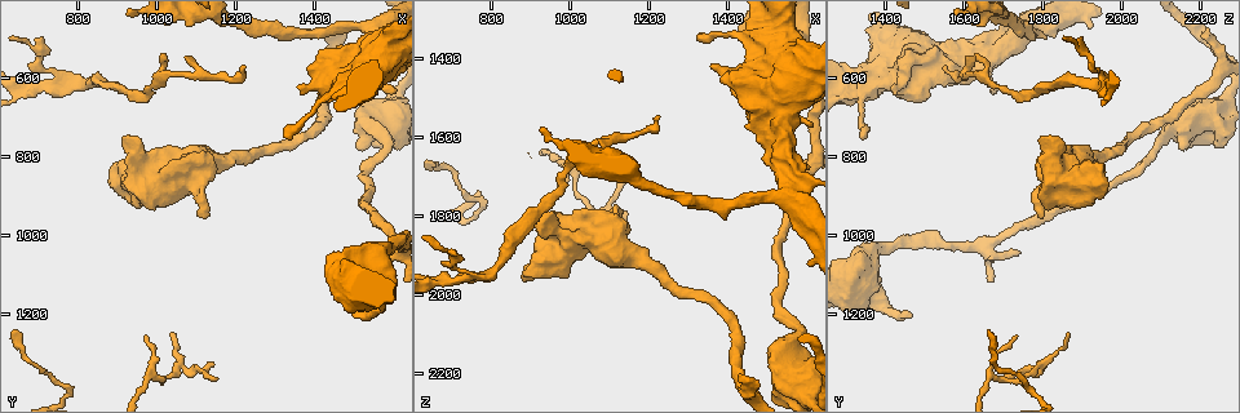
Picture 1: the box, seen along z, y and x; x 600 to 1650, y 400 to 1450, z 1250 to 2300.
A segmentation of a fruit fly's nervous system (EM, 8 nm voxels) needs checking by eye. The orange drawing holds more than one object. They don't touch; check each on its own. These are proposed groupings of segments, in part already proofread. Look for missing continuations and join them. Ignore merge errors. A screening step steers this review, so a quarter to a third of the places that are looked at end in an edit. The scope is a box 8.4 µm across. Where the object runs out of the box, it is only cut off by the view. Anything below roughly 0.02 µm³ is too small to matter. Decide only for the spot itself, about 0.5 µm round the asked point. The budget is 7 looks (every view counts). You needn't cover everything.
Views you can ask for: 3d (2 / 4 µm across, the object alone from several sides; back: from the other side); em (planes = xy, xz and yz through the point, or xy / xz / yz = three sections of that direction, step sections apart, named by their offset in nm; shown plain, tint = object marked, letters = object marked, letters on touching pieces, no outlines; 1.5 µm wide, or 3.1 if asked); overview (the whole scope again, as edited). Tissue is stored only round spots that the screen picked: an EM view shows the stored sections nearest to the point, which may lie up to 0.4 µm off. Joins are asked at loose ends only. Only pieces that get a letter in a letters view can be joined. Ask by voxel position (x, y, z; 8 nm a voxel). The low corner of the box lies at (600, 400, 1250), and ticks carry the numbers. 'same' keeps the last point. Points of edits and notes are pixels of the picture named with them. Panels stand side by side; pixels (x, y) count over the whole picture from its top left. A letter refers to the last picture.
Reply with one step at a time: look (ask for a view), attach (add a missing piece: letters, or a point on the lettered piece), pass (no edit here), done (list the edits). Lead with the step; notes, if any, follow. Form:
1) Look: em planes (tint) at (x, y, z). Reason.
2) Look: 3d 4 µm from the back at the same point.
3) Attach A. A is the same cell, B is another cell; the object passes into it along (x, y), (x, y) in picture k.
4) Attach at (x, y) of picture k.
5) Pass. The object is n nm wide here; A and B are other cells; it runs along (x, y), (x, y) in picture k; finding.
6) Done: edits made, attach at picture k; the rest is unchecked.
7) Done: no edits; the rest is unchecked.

Look: 3d 2 µm at (1505, 1205, 1460). Free end.

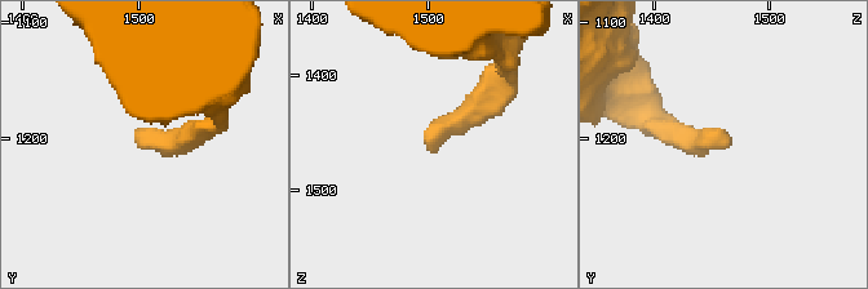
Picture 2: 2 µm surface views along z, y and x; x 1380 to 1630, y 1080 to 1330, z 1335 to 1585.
Look: em xy step 4 (letters) at (1502, 1208, 1464).

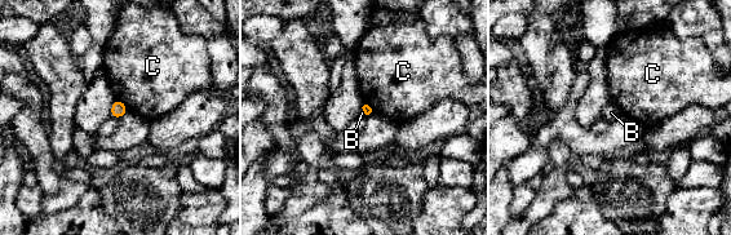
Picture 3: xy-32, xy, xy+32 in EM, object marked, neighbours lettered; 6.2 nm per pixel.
Look: em planes (letters) at the same point. Another direction.

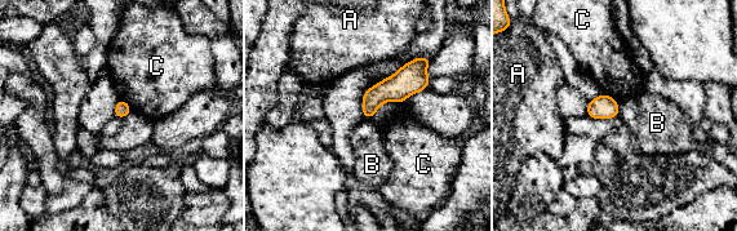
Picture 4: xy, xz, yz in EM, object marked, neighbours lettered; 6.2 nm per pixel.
Pass. A, B and C are other cells; it runs along (420, 61), (367, 112) in picture 4; no lettered piece goes on from it.

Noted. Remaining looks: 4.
Look: 3d 4 µm at (1365, 615, 1415). Stops while still wide.

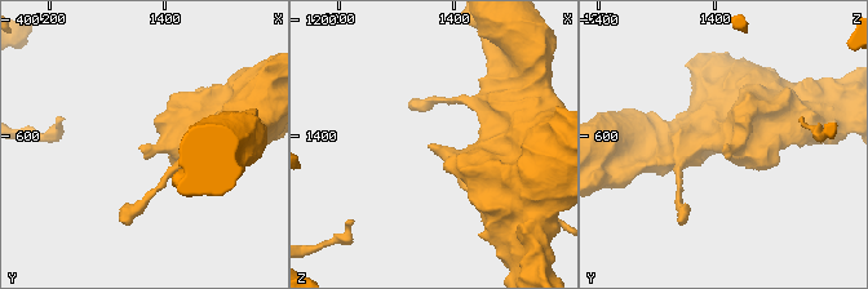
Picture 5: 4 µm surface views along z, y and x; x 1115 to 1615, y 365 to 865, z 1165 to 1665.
Look: em planes (plain) at (1355, 620, 1420).

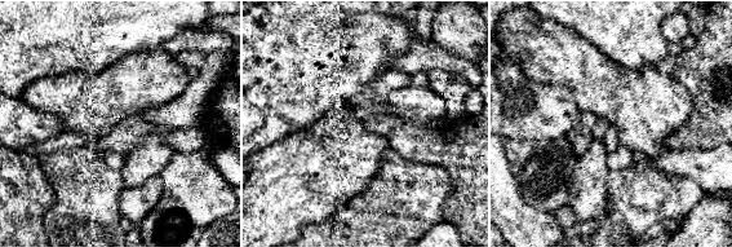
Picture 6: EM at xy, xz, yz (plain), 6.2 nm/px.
Look: em planes (letters) at the same point.

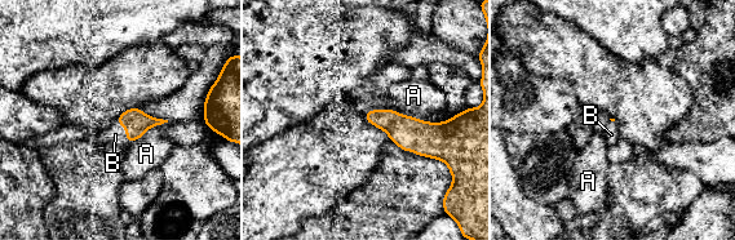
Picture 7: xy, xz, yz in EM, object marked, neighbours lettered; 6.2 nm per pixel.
Attach at (115, 134) of picture 7. The longest contact is with A, 300 nm; B is the same cell, A is another cell; the object passes into it along (136, 123), (127, 130), (115, 134) in picture 7; the neuron continues.

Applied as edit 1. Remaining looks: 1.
Done: edits made, attach at picture 7; the rest is unchecked.

